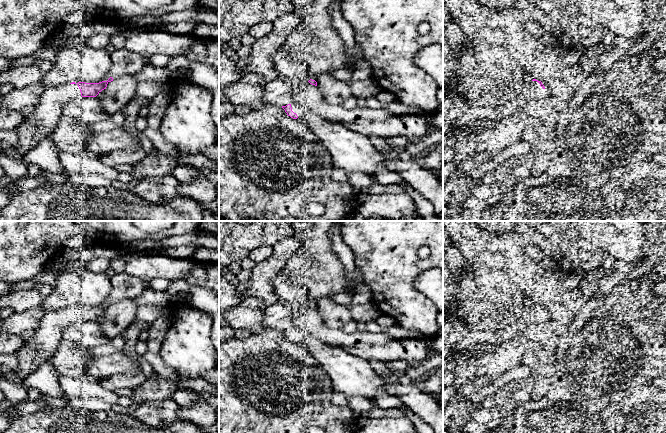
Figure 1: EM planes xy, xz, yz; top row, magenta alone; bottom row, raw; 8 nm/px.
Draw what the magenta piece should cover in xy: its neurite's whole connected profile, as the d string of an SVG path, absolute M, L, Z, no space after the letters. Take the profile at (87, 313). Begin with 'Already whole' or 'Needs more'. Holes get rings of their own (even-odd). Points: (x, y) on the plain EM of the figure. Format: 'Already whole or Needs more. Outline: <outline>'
Needs more. Outline: M126 272L115 274L111 278L112 289L109 295L110 302L107 305L99 307L78 306L77 308L72 306L70 308L46 312L42 317L40 324L34 330L33 337L28 342L24 342L24 344L17 350L16 355L18 358L18 365L13 372L18 374L21 378L26 378L56 353L63 332L67 327L81 321L96 321L102 314L106 313L107 308L114 303L135 299L147 289L148 281L151 280L145 280Z

